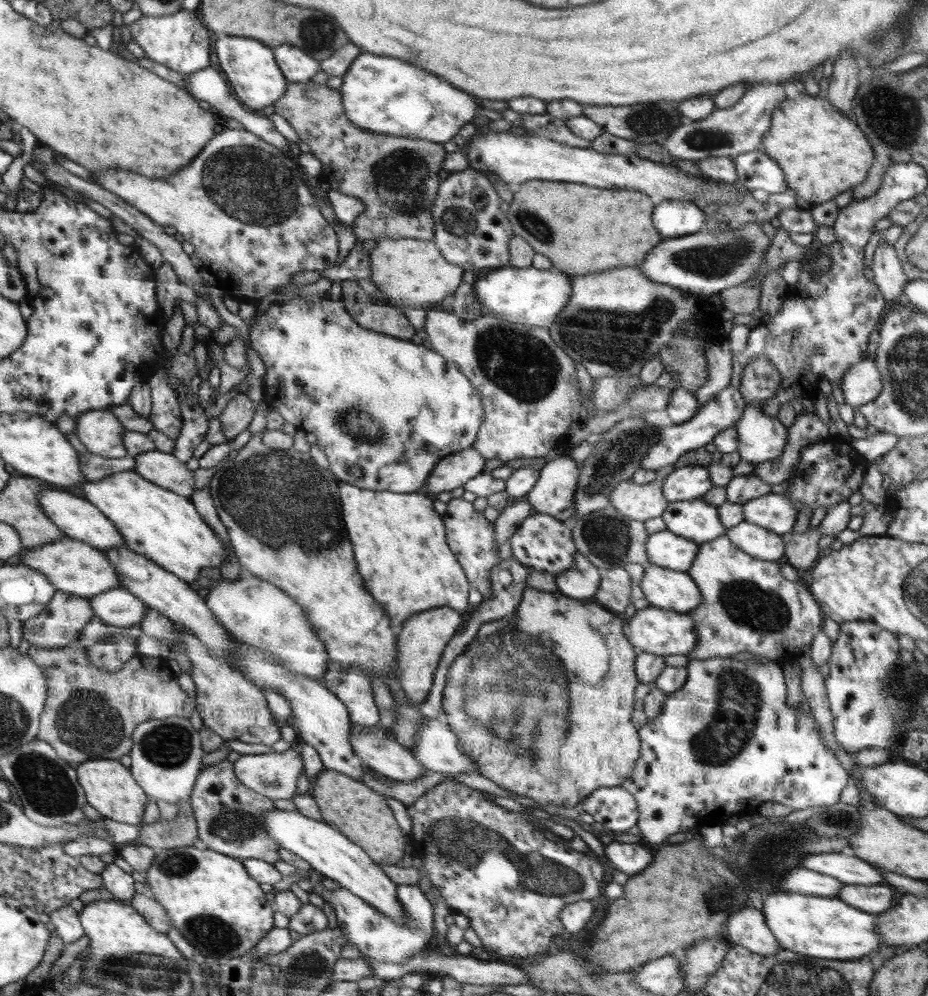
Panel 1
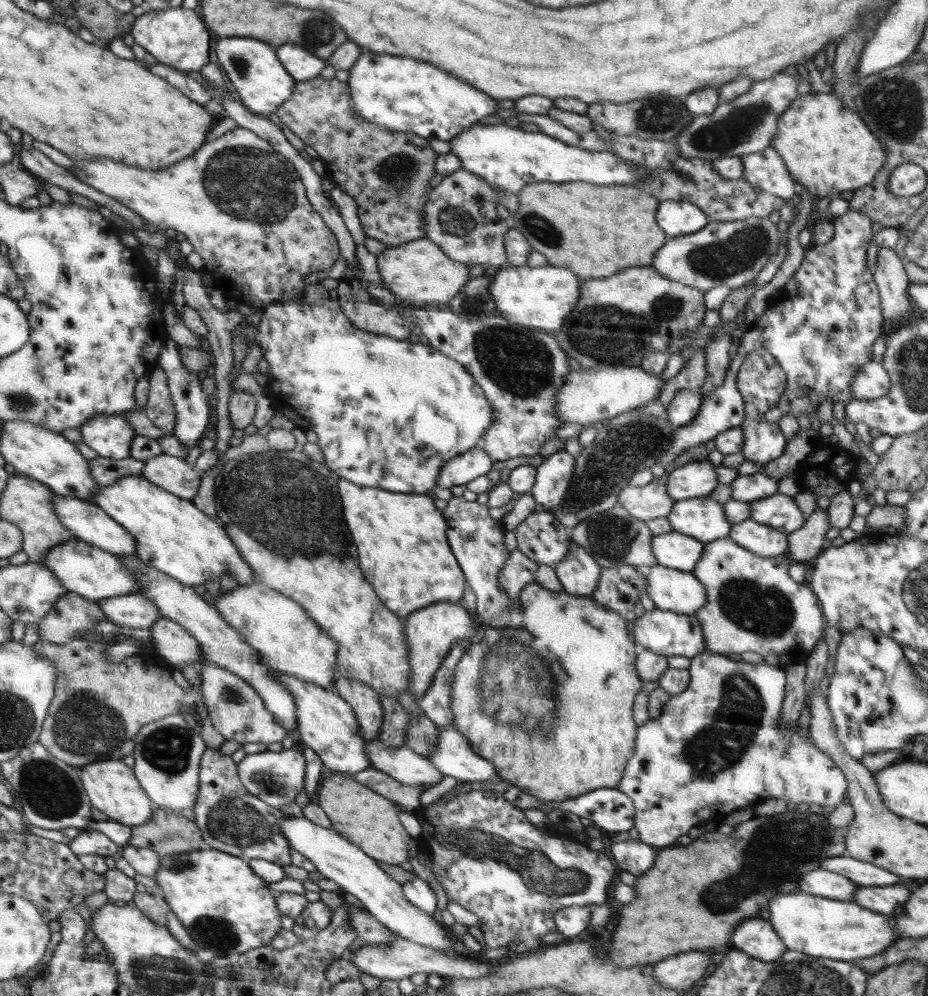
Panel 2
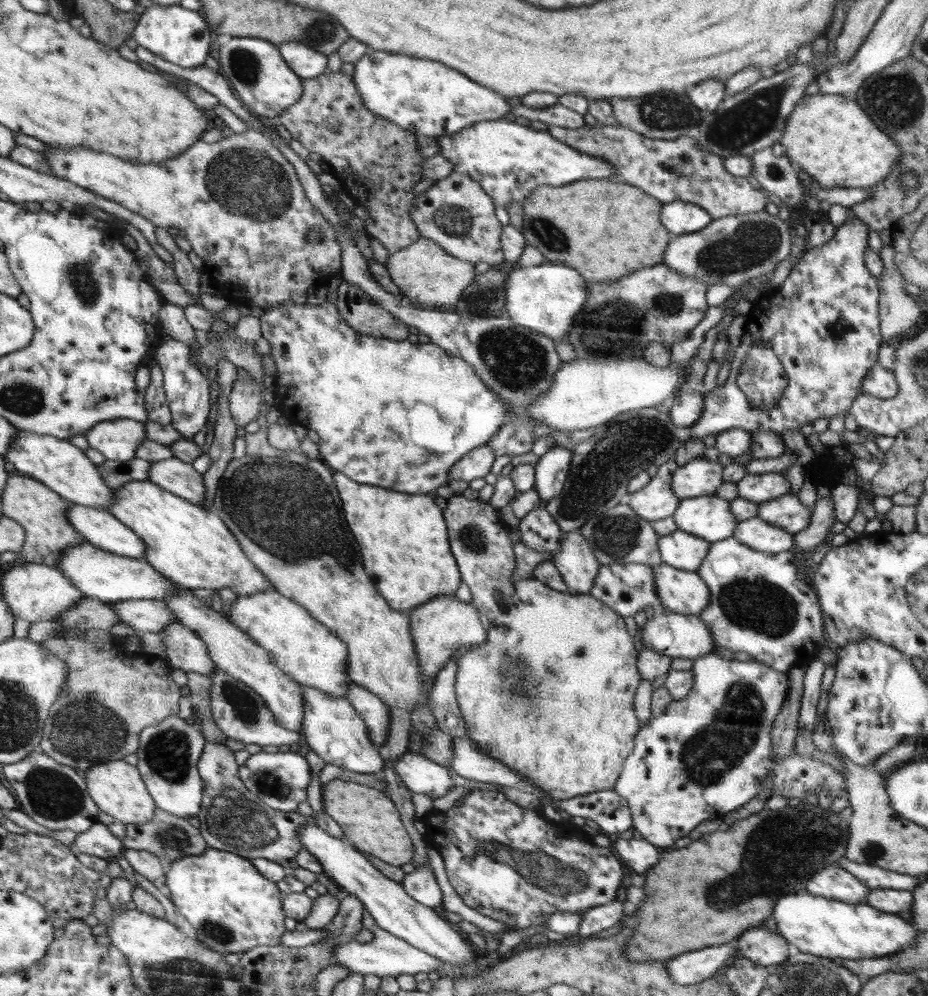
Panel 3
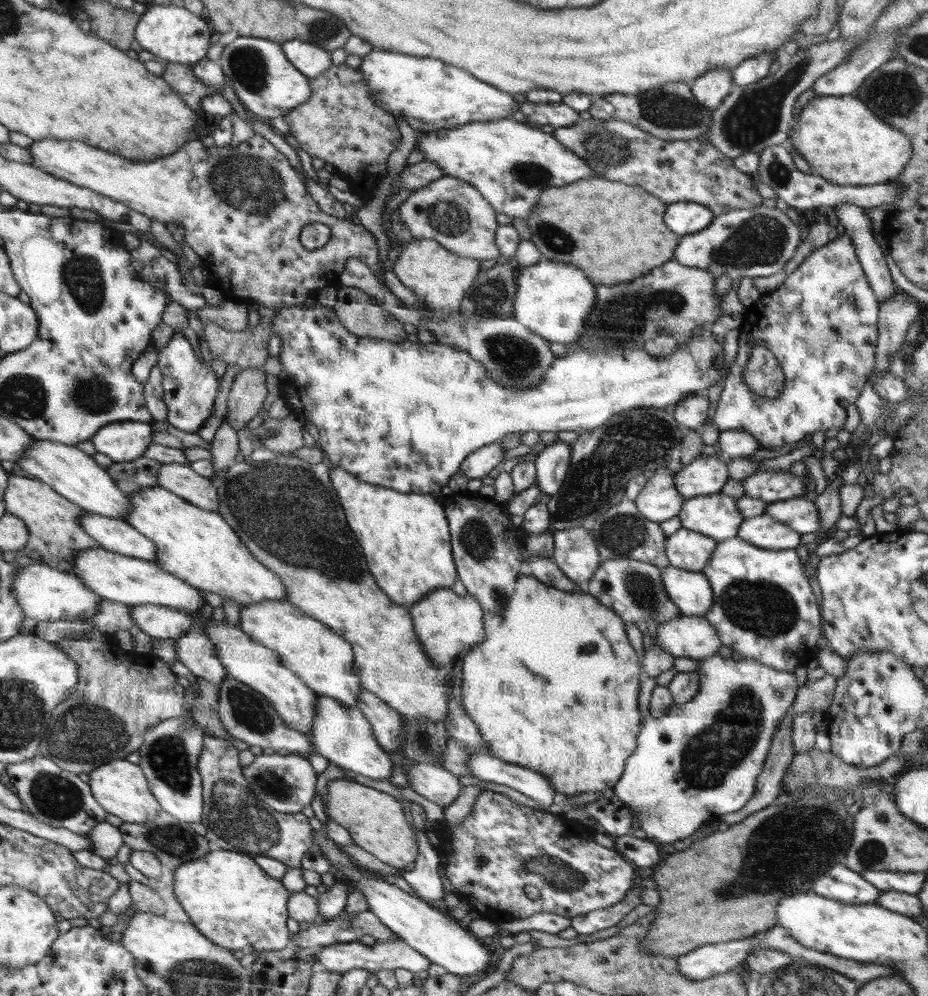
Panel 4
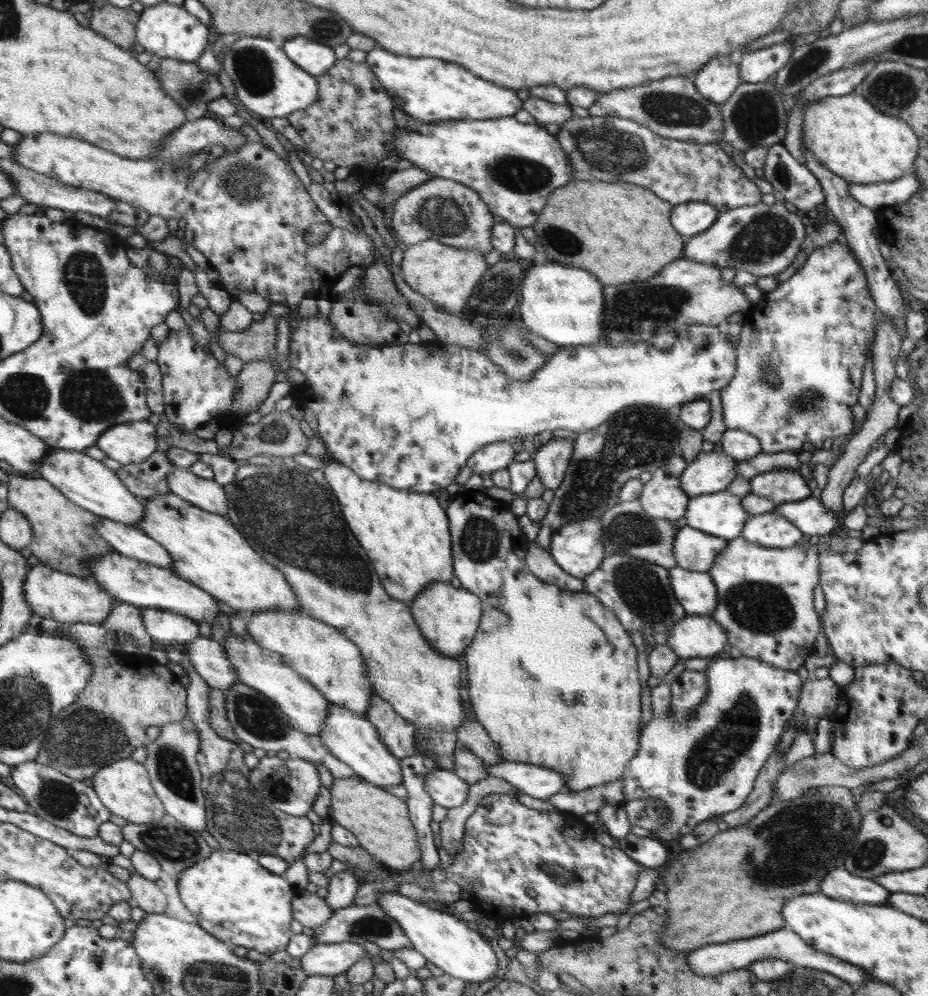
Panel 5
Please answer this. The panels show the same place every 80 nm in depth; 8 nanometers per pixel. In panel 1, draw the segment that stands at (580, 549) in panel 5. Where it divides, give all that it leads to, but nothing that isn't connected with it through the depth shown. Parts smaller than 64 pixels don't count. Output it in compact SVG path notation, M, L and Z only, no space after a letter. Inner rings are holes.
M576 552L574 567L555 577L558 592L578 601L591 600L600 589L603 573L588 562L584 555Z

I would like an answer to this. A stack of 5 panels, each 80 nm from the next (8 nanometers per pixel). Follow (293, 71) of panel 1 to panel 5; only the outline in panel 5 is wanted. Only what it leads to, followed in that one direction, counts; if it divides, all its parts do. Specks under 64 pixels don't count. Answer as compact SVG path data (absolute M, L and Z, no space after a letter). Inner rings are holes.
M294 38L281 47L298 67L316 77L326 73L326 70L332 68L338 60L334 48L313 42L308 38Z

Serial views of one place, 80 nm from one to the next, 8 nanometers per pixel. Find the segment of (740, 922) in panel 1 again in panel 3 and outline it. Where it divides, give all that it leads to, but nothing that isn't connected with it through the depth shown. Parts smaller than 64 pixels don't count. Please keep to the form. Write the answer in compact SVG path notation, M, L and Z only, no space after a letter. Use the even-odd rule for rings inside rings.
M765 924L745 930L736 941L740 956L756 965L780 965L792 952L791 946Z

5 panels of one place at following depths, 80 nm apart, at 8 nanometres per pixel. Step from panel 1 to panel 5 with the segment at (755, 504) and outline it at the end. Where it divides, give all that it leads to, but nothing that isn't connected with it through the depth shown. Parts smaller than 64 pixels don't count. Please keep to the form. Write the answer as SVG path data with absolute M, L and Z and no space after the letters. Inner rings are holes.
M808 497L796 502L777 505L775 511L790 520L804 535L827 537L837 526L844 510L827 510L820 499Z

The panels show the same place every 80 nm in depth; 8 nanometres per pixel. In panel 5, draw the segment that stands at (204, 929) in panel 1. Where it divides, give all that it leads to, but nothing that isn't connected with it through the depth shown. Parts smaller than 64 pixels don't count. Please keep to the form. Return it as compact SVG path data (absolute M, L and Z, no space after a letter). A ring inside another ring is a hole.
M213 850L208 858L189 866L182 871L177 882L177 888L184 906L197 918L197 925L204 927L210 934L216 935L222 941L229 941L236 947L258 950L271 954L284 951L292 932L293 905L296 898L296 888L292 888L282 876L266 870L248 853Z

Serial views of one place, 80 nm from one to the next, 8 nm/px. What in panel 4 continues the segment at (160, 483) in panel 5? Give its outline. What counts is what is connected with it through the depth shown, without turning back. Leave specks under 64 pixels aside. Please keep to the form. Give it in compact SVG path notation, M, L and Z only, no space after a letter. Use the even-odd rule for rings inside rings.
M144 456L136 460L113 462L105 467L113 481L126 493L132 493L148 487L159 486L157 474L162 463Z

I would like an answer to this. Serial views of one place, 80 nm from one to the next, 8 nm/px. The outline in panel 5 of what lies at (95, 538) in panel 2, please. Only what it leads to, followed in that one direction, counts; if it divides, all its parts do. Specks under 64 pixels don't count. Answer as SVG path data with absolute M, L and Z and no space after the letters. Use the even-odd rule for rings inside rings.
M106 518L97 526L97 530L104 540L113 544L114 551L118 551L120 555L167 569L171 569L174 564L170 554L137 527L132 528Z

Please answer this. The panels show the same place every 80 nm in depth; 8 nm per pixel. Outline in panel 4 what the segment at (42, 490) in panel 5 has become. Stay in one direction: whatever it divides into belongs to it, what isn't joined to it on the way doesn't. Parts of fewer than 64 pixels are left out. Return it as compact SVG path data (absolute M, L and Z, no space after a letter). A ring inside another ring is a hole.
M14 472L4 499L6 513L18 516L29 528L29 543L22 549L24 562L47 564L60 572L71 573L78 554L84 550L100 548L98 540L90 537L85 528L82 528L82 515L86 510L75 502L70 502L65 495L58 494L49 483Z

